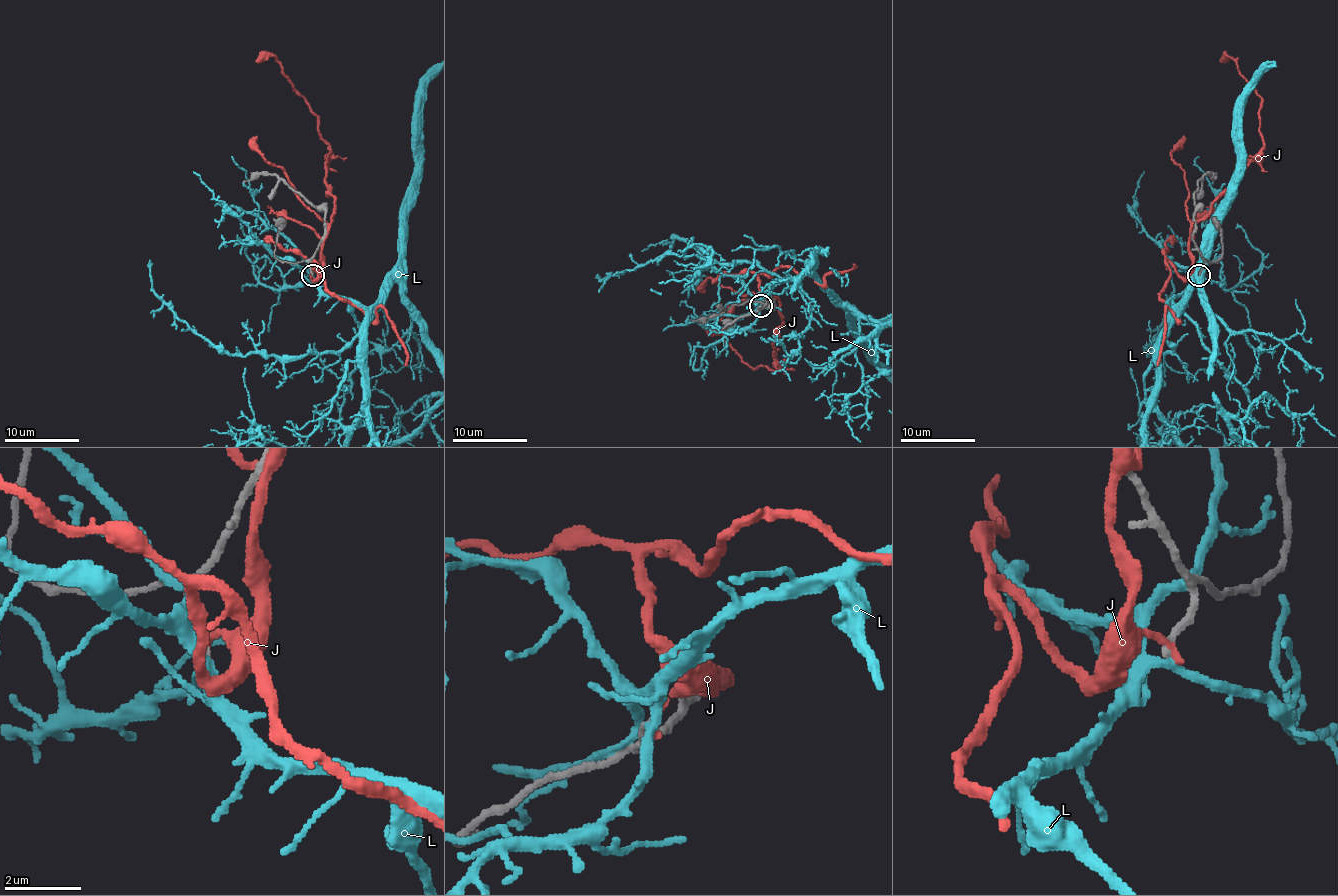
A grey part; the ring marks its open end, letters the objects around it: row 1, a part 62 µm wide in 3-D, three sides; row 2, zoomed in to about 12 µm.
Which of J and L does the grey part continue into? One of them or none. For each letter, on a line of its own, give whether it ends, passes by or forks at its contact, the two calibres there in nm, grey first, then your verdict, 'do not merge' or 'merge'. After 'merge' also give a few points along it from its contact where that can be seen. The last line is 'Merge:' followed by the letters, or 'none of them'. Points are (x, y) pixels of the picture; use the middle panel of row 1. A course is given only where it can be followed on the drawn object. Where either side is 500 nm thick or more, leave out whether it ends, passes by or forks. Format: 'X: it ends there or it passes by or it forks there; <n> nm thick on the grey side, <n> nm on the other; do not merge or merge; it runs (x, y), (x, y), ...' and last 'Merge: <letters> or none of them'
J: it ends there; 200 nm thick on the grey side, 200 nm on the other; do not merge
L: it forks there; 200 nm thick on the grey side, 240 nm on the other; do not merge
Merge: none of them

